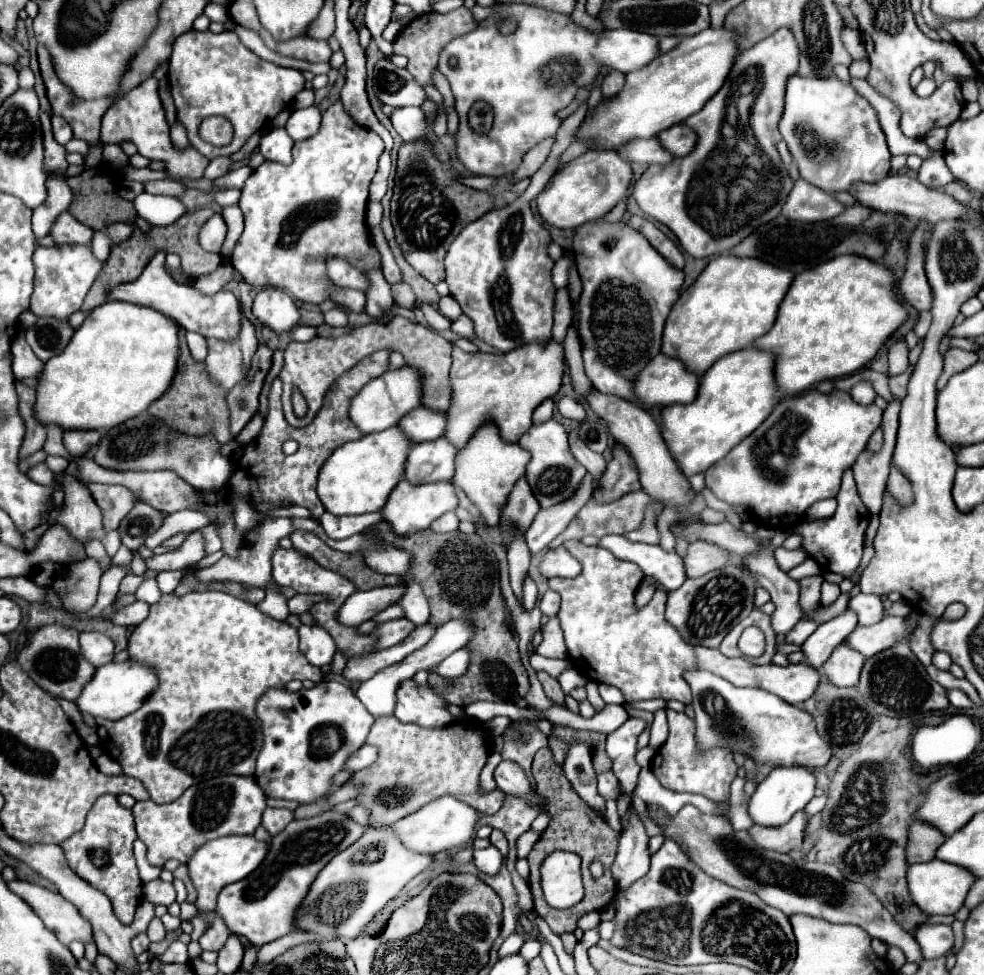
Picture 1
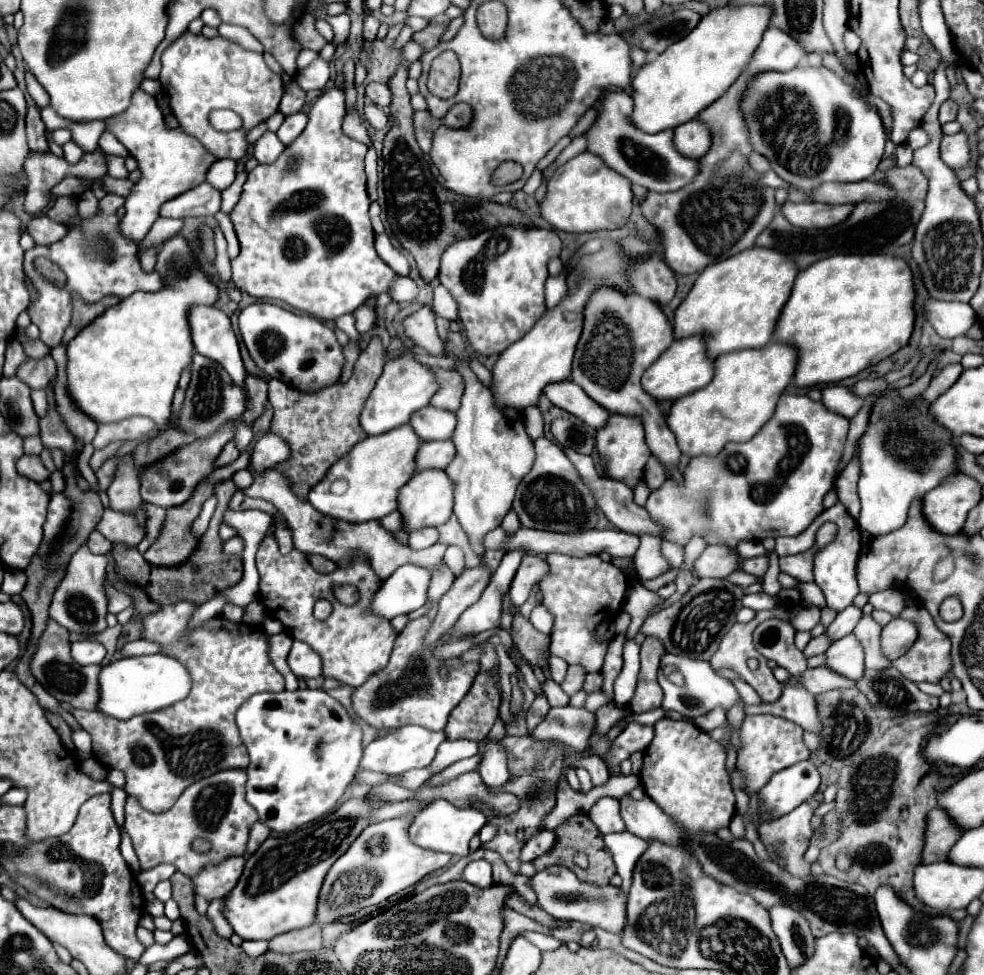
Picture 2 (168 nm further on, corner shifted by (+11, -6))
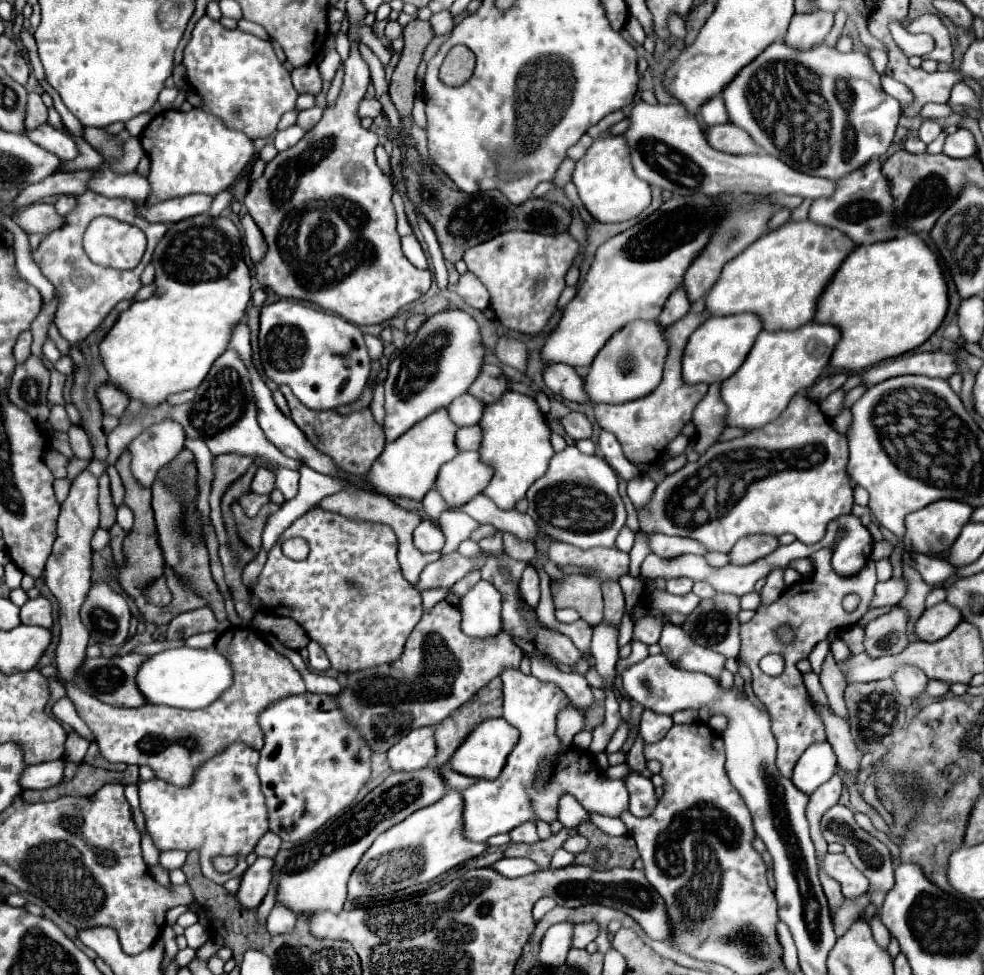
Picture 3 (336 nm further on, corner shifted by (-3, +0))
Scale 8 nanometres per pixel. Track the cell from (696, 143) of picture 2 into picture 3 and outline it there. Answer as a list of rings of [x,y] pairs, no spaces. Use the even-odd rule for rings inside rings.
[[[731,122],[709,126],[705,136],[715,150],[721,150],[727,154],[759,154],[761,152],[759,146],[751,140],[751,136],[747,136],[743,128],[733,126]]]

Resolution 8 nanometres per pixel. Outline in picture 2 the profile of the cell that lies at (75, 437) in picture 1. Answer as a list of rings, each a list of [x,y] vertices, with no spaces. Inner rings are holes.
[[[59,344],[51,350],[51,356],[57,362],[57,384],[55,384],[55,400],[57,400],[57,412],[61,414],[67,430],[75,436],[81,444],[91,444],[97,432],[97,424],[91,418],[85,418],[85,414],[77,414],[73,406],[69,406],[69,398],[65,398],[65,344]]]

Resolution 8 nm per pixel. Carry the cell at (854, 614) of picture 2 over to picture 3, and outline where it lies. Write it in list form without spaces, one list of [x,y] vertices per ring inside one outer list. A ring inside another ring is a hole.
[[[889,578],[887,582],[877,582],[873,606],[895,606],[901,602],[901,598],[907,594],[907,580],[901,578]]]

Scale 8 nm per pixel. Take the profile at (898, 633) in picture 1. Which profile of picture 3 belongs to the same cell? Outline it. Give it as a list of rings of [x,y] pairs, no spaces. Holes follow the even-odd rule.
[[[941,602],[923,612],[923,616],[915,624],[915,632],[919,640],[937,642],[945,638],[947,634],[951,634],[961,620],[963,620],[963,614],[959,608],[955,608],[953,604]]]

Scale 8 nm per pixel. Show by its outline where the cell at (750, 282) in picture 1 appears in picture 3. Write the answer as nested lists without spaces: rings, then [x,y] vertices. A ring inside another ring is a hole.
[[[801,220],[801,222],[787,222],[779,230],[767,232],[761,236],[755,244],[745,248],[743,254],[739,254],[727,268],[723,268],[719,282],[711,288],[707,294],[705,306],[709,312],[715,312],[719,316],[729,314],[741,314],[741,312],[753,312],[761,316],[765,330],[795,330],[807,322],[813,320],[817,312],[817,300],[823,294],[825,286],[831,282],[843,260],[849,256],[849,252],[855,248],[853,240],[843,236],[843,232],[835,228],[827,228],[821,224],[815,224],[813,220]],[[837,240],[845,242],[845,248],[839,250],[835,246]]]

